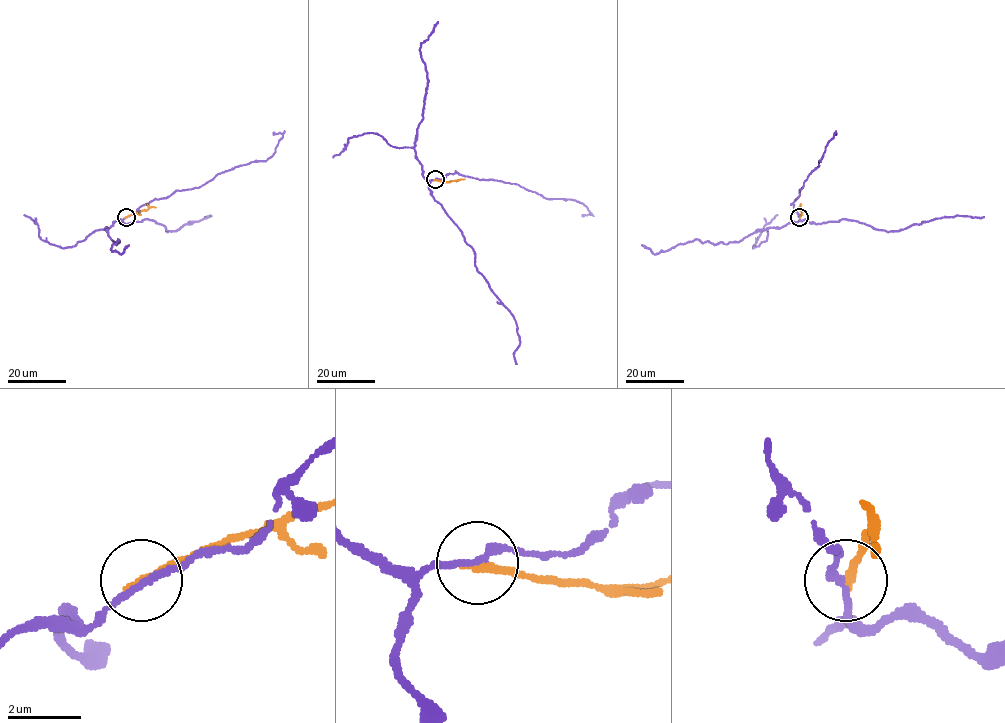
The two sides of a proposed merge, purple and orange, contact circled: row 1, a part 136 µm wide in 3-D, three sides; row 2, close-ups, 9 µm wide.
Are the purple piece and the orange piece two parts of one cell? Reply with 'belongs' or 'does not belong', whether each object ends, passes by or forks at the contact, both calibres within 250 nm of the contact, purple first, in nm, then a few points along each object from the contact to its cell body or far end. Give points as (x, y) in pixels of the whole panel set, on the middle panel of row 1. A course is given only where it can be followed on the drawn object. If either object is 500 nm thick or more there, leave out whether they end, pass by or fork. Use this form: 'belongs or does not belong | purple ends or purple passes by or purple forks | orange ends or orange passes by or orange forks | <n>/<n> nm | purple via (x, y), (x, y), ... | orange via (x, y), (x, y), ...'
does not belong | purple passes by | orange ends | 180/200 nm | purple via (435, 180), (430, 181), (431, 194), (474, 251), (477, 270), (515, 320), (517, 364) | orange via (435, 180), (464, 179)

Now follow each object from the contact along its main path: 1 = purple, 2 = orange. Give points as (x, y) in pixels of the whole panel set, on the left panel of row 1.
1: (126, 217), (119, 221), (125, 223), (149, 219), (162, 224), (168, 232), (208, 216)
2: (126, 217), (155, 207)

